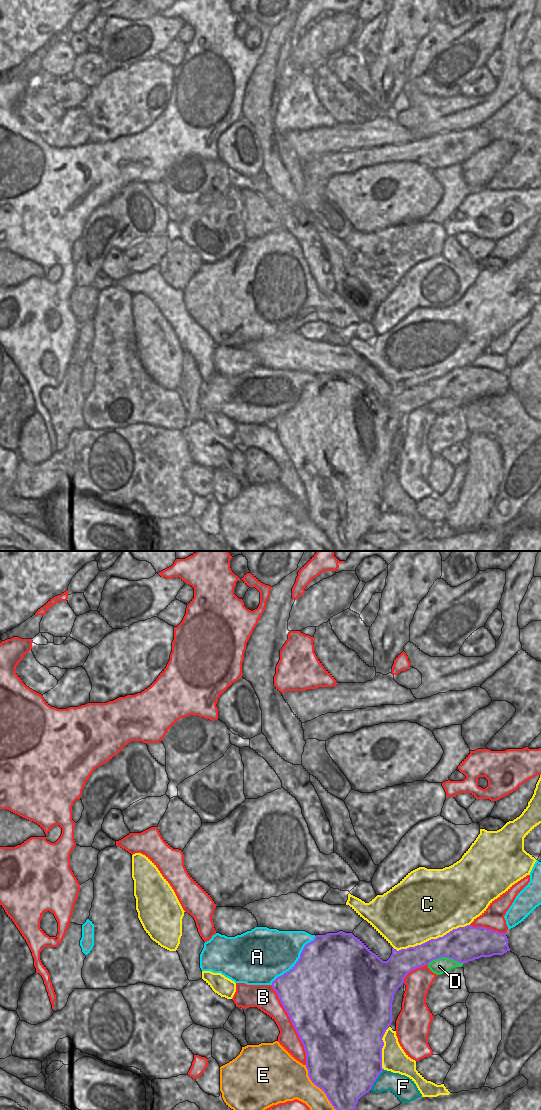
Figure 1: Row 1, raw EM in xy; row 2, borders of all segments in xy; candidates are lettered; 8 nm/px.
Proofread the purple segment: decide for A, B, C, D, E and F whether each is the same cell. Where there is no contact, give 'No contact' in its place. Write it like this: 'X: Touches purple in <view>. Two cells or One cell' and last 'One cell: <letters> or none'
A: Touches purple in xy. Two cells
B: Touches purple in xy. Two cells
C: Touches purple in xy. Two cells
D: Touches purple in xy. Two cells
E: Touches purple in xy. Two cells
F: Touches purple in xy. Two cells
One cell: none

